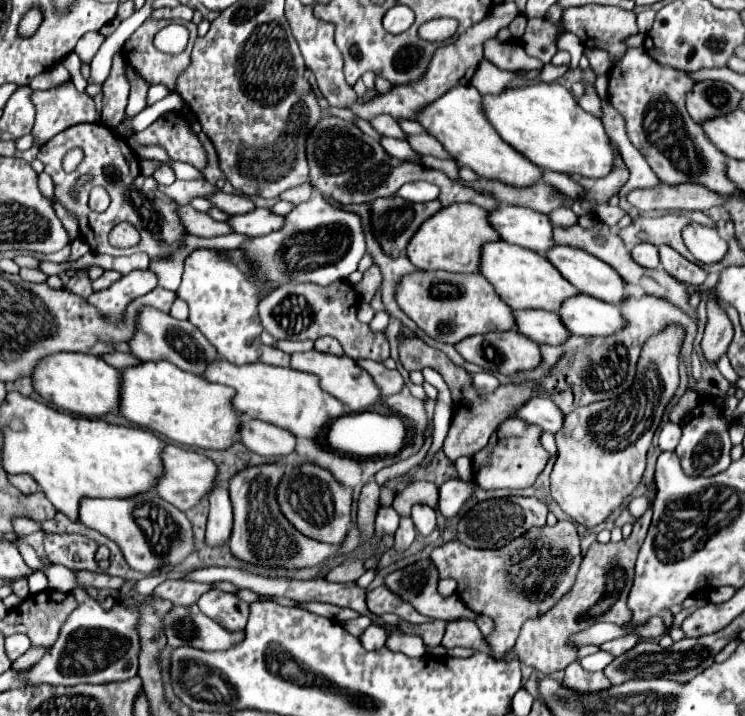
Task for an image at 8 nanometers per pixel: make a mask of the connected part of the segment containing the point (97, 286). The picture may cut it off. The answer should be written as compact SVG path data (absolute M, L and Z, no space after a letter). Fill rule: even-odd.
M107 270L107 272L103 272L103 276L99 276L99 278L93 282L93 290L95 290L95 292L97 292L97 290L105 290L105 288L109 288L113 282L117 282L119 278L121 278L119 272Z

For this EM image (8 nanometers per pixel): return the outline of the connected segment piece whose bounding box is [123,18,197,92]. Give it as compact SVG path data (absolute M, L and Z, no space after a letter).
M151 18L145 20L145 22L143 22L143 24L131 34L131 38L125 42L125 46L123 46L123 58L125 58L127 62L131 62L131 64L141 72L141 76L143 76L149 84L157 84L157 82L161 82L161 84L165 84L171 92L177 92L177 76L189 66L189 56L191 56L193 44L195 44L195 40L197 40L197 25L193 22L181 22L181 24L189 30L191 36L189 36L187 48L185 48L181 54L171 56L171 54L163 54L163 52L159 52L159 50L153 46L153 38L155 38L155 34L170 23L172 23L171 20L151 20Z

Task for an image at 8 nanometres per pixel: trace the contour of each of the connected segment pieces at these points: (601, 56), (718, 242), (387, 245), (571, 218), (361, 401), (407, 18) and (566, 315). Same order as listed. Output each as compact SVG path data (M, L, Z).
M585 48L583 54L589 58L591 70L593 70L597 76L607 74L607 70L609 70L609 62L611 62L609 52L605 52L605 50L601 50L601 48Z
M689 224L683 230L683 240L689 252L695 256L695 260L701 264L721 262L729 250L727 240L721 238L715 228L707 228L699 224Z
M393 196L377 198L371 204L373 232L377 234L377 240L383 246L385 254L389 256L403 254L409 240L415 236L417 228L425 222L425 218L433 216L433 212L437 210L441 210L439 200L415 204Z
M559 208L557 212L551 212L551 222L553 226L571 226L579 220L579 216L571 208Z
M317 350L297 352L291 356L291 368L317 374L321 378L321 388L333 394L335 398L339 398L345 404L347 412L365 412L367 408L375 406L383 398L381 388L377 388L373 376L369 376L365 368L357 364L357 360L347 358L347 356L333 356L333 354L323 354Z
M403 4L393 6L393 8L385 14L385 18L383 18L383 26L385 26L385 30L391 32L391 34L401 34L401 32L405 32L413 22L415 22L413 10L411 10L409 6L403 6Z
M573 296L563 302L559 316L569 332L577 336L611 336L625 328L621 308L593 296Z

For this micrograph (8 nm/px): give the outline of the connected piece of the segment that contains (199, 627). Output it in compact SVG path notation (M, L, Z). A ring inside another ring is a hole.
M197 604L187 608L175 606L165 616L165 634L171 648L191 646L205 652L225 650L245 640L245 630L229 632L227 628L221 628L221 624L209 620L209 616L205 616Z

